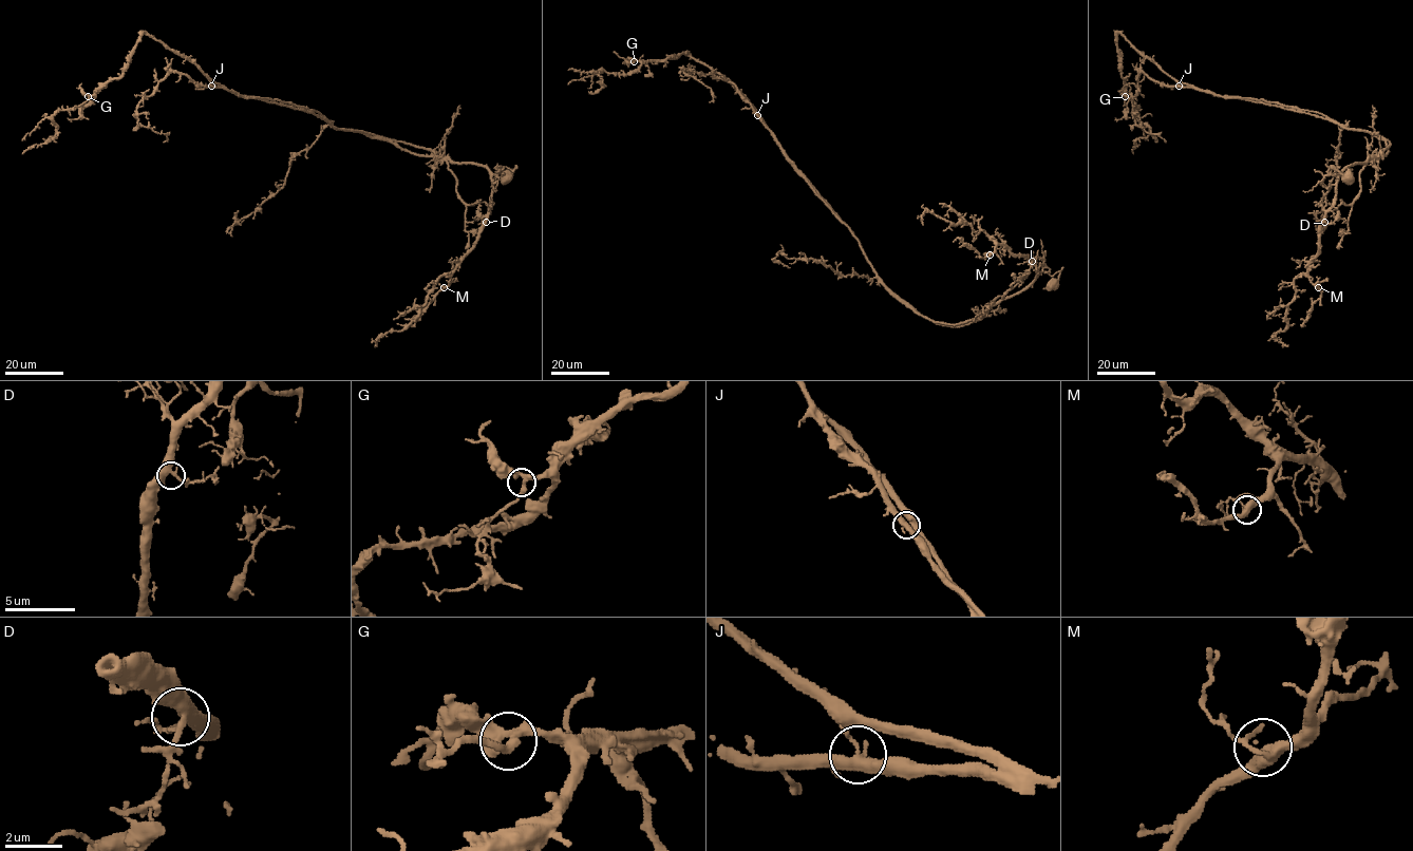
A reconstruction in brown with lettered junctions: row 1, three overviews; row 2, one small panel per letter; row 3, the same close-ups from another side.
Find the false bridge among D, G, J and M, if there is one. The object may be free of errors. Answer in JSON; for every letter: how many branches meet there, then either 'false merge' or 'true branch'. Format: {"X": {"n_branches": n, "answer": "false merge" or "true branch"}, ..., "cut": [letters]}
{"D": {"n_branches": 3, "answer": "true branch"}, "G": {"n_branches": 3, "answer": "true branch"}, "J": {"n_branches": 3, "answer": "false merge"}, "M": {"n_branches": 3, "answer": "true branch"}, "cut": ["J"]}

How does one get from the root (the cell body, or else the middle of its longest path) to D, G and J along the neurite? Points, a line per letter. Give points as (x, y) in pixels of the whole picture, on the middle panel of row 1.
D: (1053, 284), (1059, 271), (1052, 276), (1047, 271), (1037, 275), (1032, 261)
G: (1053, 284), (1059, 271), (1041, 271), (955, 324), (917, 314), (726, 78), (689, 54), (634, 61)
J: (1053, 284), (1059, 271), (1041, 271), (979, 316), (955, 324), (917, 314), (885, 284), (853, 232), (757, 115)

